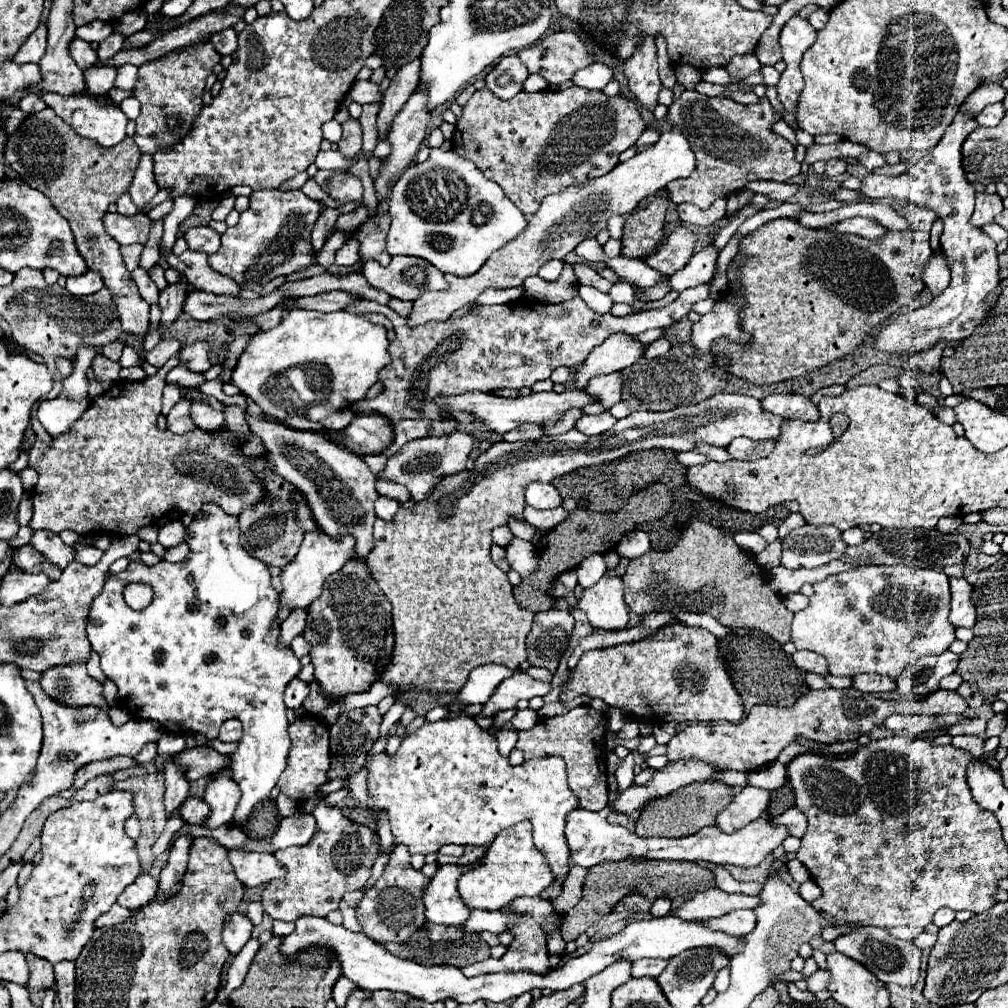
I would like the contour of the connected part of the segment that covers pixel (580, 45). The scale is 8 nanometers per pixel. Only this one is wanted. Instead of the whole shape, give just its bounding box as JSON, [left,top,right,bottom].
[519,29,595,85]

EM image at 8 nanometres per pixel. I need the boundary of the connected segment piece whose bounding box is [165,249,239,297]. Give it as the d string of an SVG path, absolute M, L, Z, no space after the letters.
M187 249L181 255L165 253L165 259L167 259L169 267L179 271L181 275L185 275L187 281L191 285L195 285L195 289L209 291L215 295L229 295L229 297L235 297L239 293L239 285L233 279L219 275L209 267L205 253Z

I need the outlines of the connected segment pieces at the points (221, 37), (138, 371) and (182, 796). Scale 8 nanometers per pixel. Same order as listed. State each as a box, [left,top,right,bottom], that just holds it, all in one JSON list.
[[211,29,237,55],[121,365,147,381],[165,759,189,813]]

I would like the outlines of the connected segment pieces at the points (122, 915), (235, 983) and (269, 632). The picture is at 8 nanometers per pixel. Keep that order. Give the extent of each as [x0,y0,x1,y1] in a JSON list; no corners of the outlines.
[[97,903,139,927],[215,937,261,1003],[87,503,303,827]]

